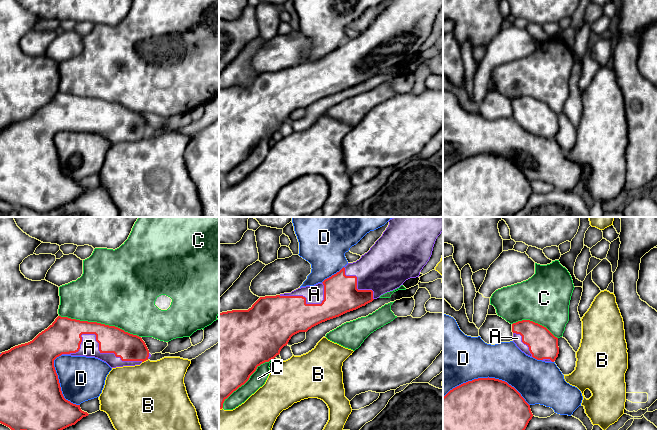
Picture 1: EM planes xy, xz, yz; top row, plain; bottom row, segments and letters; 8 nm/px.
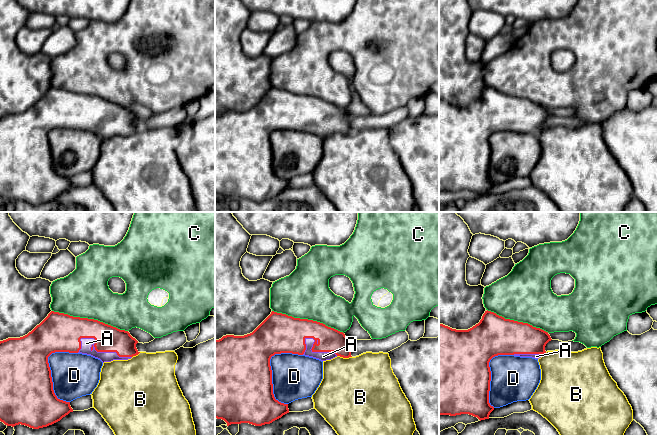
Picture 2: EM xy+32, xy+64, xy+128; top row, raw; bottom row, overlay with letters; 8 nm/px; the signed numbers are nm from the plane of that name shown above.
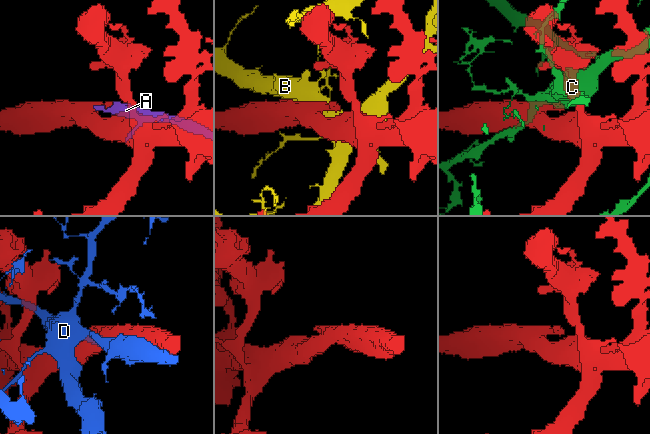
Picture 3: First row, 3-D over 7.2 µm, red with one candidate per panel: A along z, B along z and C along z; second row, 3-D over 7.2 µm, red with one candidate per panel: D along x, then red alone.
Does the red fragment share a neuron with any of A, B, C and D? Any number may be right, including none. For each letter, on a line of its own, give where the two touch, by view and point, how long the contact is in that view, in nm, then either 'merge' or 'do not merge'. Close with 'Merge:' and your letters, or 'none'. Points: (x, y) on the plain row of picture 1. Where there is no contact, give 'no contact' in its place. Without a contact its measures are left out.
A: contact xy (96, 116); length 650 nm; merge
B: contact xy (145, 136); length 60 nm; do not merge
C: contact xy (100, 99); length 700 nm; do not merge
D: contact yz (487, 154); length 700 nm; do not merge
Merge: A

